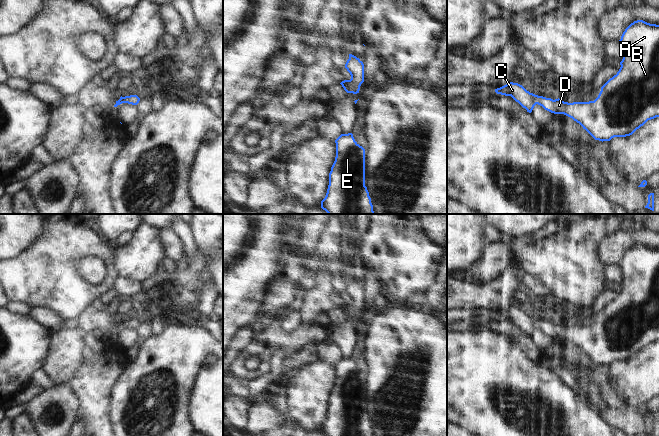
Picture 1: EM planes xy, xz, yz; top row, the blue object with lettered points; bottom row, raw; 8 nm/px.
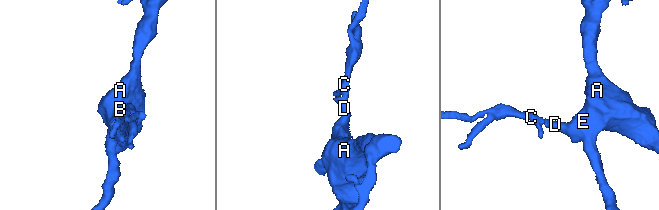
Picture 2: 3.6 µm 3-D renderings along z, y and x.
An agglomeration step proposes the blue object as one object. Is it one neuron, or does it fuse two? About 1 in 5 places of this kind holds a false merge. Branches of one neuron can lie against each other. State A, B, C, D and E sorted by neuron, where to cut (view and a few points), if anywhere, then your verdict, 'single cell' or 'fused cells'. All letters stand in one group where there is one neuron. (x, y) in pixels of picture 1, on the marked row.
A B C D E | no cut | single cell

